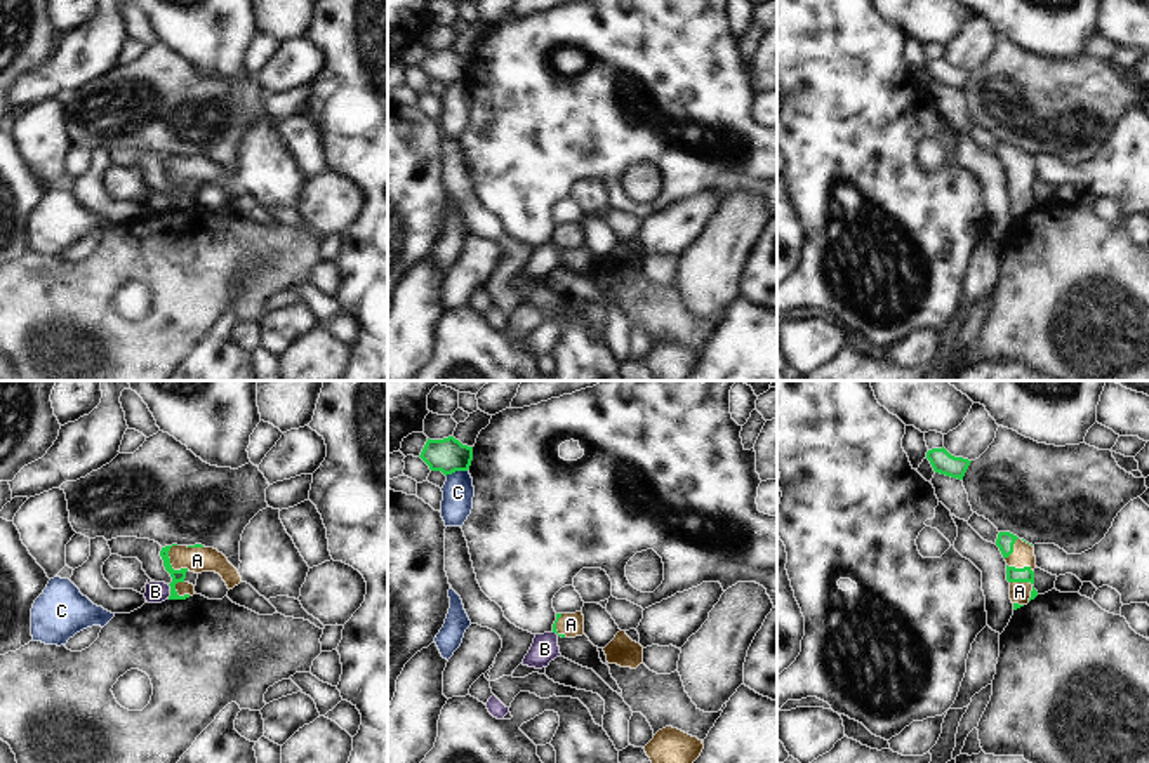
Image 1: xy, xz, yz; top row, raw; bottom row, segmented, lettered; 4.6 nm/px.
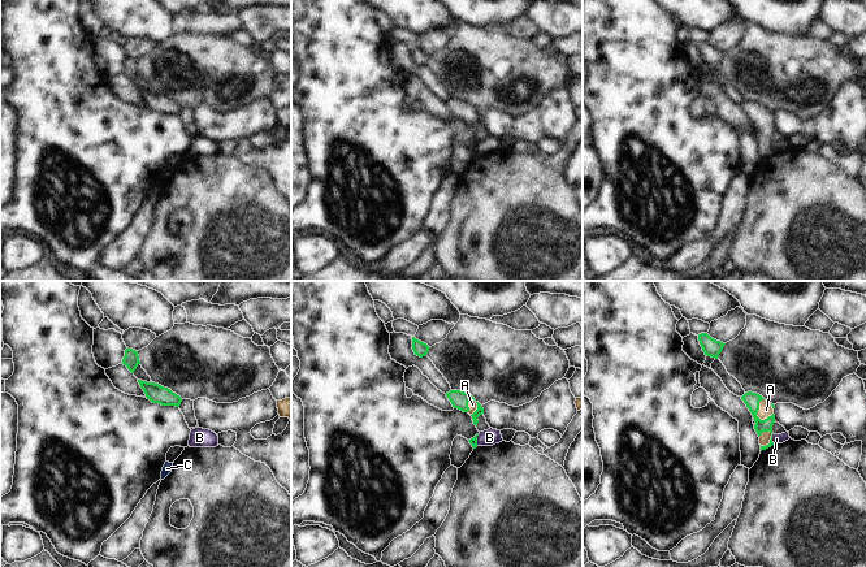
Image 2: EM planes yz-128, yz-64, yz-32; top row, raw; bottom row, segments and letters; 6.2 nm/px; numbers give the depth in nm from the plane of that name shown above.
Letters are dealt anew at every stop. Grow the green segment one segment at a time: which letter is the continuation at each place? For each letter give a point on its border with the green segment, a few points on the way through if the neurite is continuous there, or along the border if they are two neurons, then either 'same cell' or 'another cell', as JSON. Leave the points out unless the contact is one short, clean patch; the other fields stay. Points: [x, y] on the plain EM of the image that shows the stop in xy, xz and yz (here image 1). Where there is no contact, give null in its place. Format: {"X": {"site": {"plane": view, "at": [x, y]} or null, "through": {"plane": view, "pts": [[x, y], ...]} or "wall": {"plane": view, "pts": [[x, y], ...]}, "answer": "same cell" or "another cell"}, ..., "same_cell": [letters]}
{"A": {"site": {"plane": "xy", "at": [169, 174]}, "through": {"plane": "xy", "pts": [[178, 186], [169, 174], [197, 171]]}, "answer": "same cell"}, "B": {"site": {"plane": "xy", "at": [171, 202]}, "wall": {"plane": "xy", "pts": [[167, 195], [169, 209]]}, "answer": "another cell"}, "C": {"site": {"plane": "xz", "at": [456, 80]}, "answer": "another cell"}, "same_cell": ["A"]}

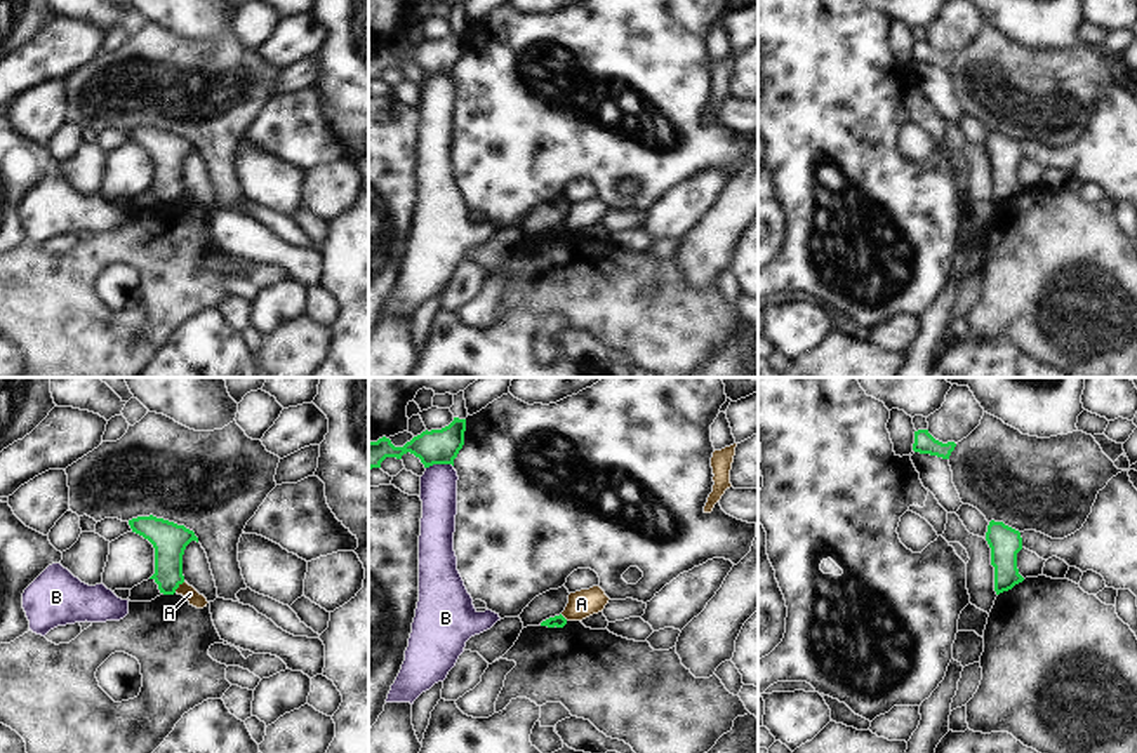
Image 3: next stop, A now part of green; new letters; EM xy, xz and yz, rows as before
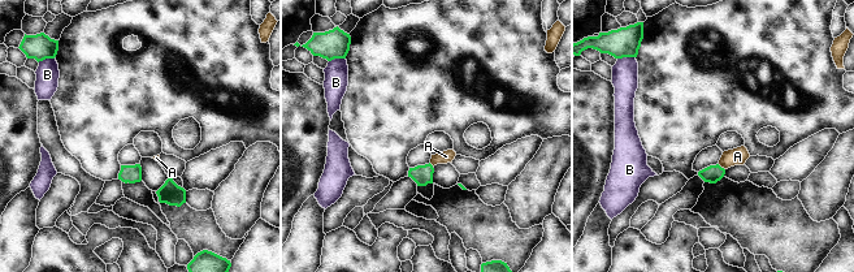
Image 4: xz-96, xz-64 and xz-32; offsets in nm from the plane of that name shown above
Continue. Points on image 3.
{"A": {"site": {"plane": "xy", "at": [178, 197]}, "wall": {"plane": "xy", "pts": [[185, 192], [174, 202]]}, "answer": "another cell"}, "B": {"site": {"plane": "xz", "at": [438, 73]}, "answer": "another cell"}, "same_cell": []}

